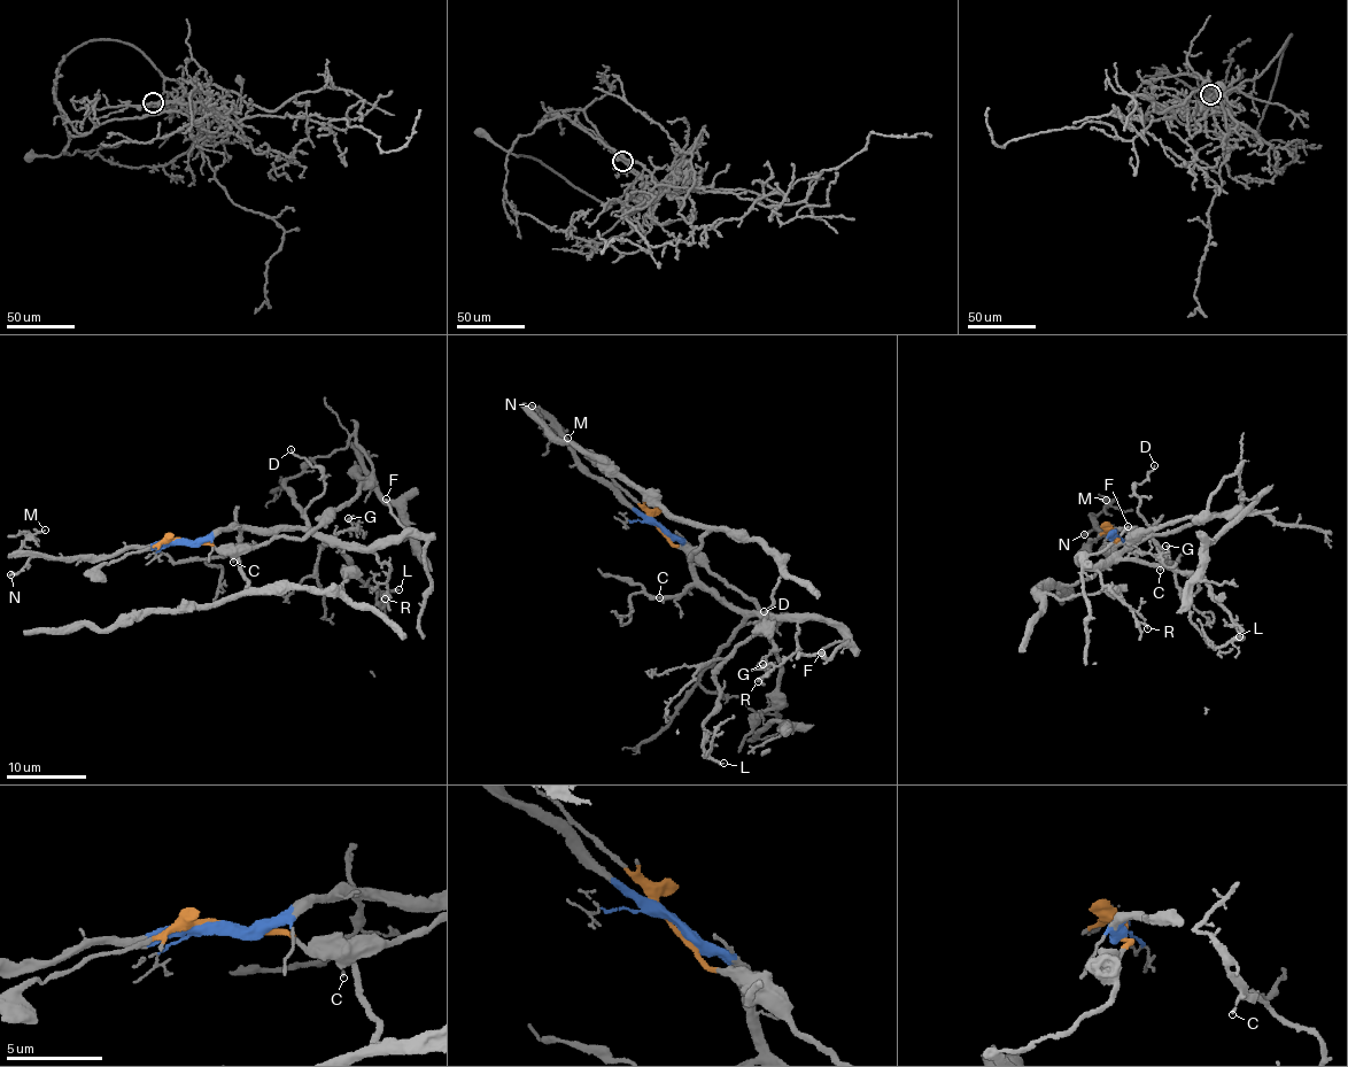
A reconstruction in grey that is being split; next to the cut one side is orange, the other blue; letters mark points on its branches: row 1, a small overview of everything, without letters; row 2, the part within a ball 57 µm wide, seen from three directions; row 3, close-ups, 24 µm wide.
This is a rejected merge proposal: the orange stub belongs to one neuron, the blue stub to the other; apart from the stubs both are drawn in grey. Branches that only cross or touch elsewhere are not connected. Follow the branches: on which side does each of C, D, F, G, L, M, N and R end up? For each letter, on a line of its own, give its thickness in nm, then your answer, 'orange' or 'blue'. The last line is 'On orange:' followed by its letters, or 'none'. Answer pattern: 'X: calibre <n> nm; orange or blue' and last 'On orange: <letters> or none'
C: calibre 90 nm; blue
D: calibre 110 nm; blue
F: calibre 160 nm; blue
G: calibre 100 nm; blue
L: calibre 190 nm; blue
M: calibre 70 nm; blue
N: calibre 220 nm; blue
R: calibre 150 nm; blue
On orange: none

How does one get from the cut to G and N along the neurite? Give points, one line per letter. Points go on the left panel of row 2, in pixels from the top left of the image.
G: (181, 540), (255, 528), (300, 530), (333, 540), (335, 533), (353, 530), (355, 524), (348, 518)
N: (181, 540), (129, 547), (109, 555), (32, 557), (10, 574)

